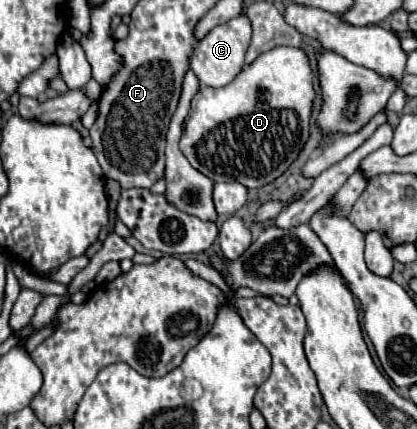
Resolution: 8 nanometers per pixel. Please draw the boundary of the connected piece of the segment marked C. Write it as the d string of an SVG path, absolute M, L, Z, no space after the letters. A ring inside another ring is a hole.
M238 16L226 24L212 28L196 44L194 54L190 58L190 68L196 74L200 86L220 88L220 86L226 86L228 82L232 82L232 78L236 78L236 74L244 68L244 54L250 46L250 38L252 38L252 26L246 16Z

